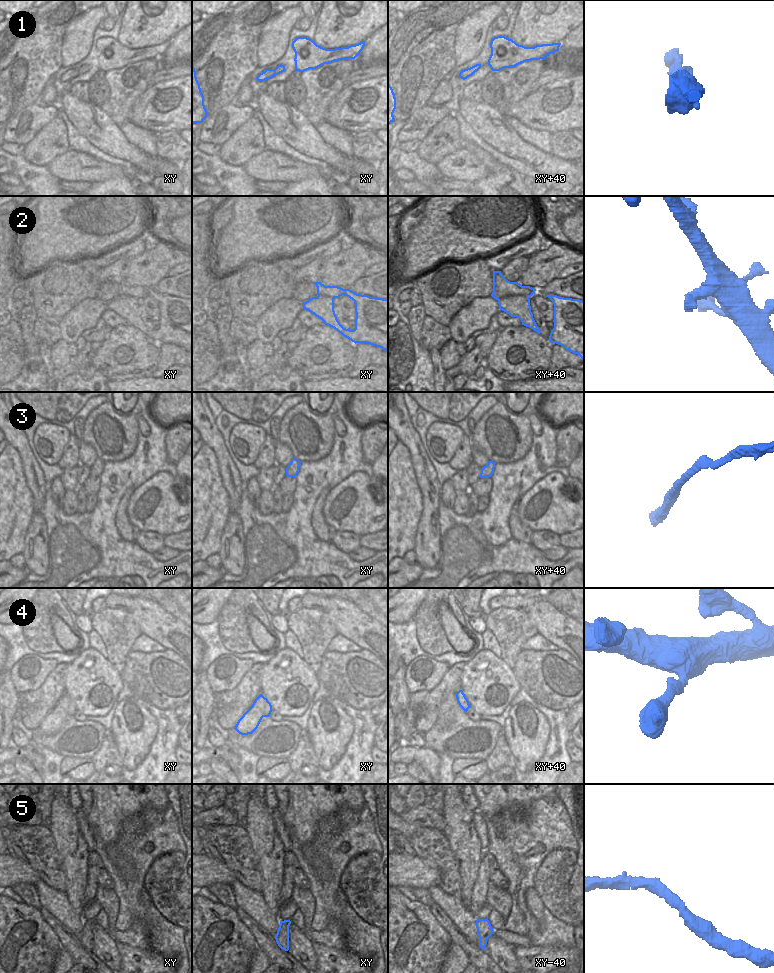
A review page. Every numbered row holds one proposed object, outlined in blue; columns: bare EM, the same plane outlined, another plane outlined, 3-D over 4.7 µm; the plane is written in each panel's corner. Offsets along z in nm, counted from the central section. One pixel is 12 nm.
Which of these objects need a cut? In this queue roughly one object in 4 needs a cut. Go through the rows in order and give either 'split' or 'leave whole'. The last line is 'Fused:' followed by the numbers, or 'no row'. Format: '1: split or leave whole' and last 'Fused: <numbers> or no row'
1: leave whole
2: leave whole
3: leave whole
4: leave whole
5: leave whole
Fused: no row

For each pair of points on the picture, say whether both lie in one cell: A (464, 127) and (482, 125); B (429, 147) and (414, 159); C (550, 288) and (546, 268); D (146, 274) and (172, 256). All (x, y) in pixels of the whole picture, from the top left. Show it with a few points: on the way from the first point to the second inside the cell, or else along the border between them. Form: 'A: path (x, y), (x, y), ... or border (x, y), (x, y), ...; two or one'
A: border (458, 111), (463, 119), (486, 143); two
B: border (415, 151), (426, 161), (435, 164); two
C: border (557, 277), (540, 290); two
D: path (152, 268), (166, 256); one

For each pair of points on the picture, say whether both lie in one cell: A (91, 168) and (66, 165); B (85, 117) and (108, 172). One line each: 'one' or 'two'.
A: one
B: two

